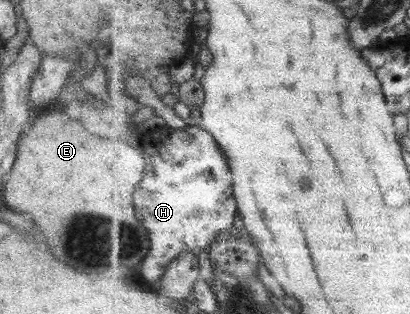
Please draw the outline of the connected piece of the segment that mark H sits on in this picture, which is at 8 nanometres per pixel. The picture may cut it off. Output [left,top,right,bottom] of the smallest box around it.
[134,125,239,292]

